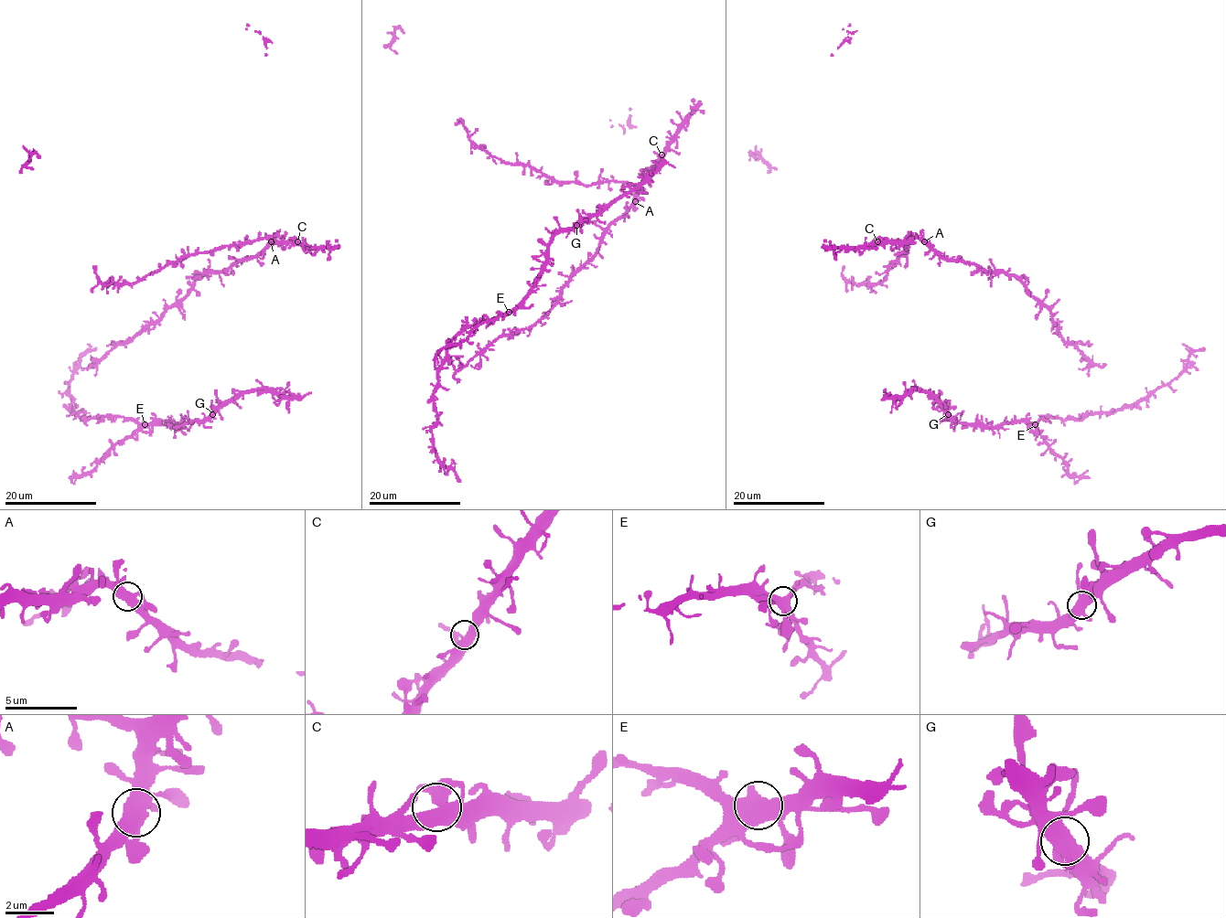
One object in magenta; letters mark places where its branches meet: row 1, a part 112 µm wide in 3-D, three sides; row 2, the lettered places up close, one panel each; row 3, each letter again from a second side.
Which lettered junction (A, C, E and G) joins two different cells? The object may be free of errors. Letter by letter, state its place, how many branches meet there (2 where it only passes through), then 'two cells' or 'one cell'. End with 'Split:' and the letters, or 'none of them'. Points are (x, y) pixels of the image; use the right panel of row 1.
A: (924, 241) | 2 | one cell
C: (877, 241) | 3 | one cell
E: (1035, 424) | 2 | one cell
G: (948, 414) | 3 | one cell
Split: none of them

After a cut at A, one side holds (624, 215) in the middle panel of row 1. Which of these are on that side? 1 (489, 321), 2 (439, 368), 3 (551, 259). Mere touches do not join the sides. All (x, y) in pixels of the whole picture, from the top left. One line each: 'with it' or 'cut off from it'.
1: cut off from it
2: cut off from it
3: cut off from it

